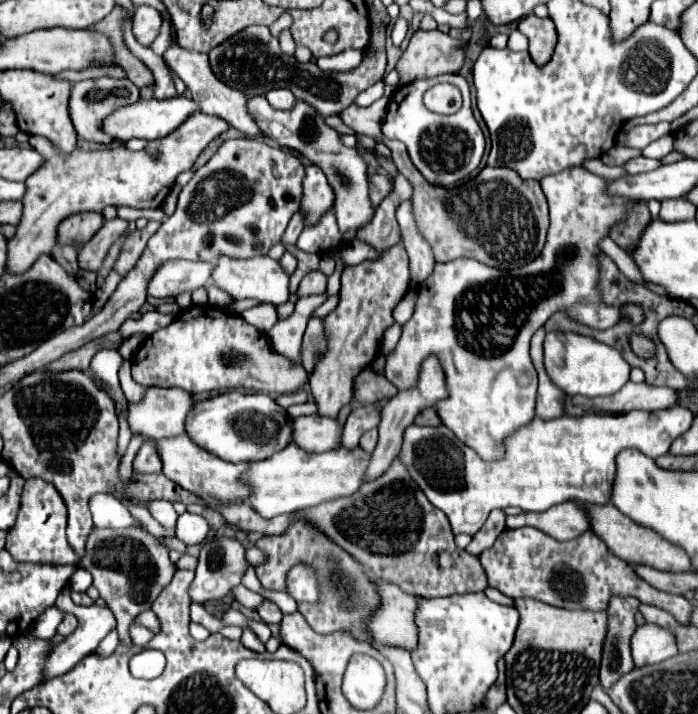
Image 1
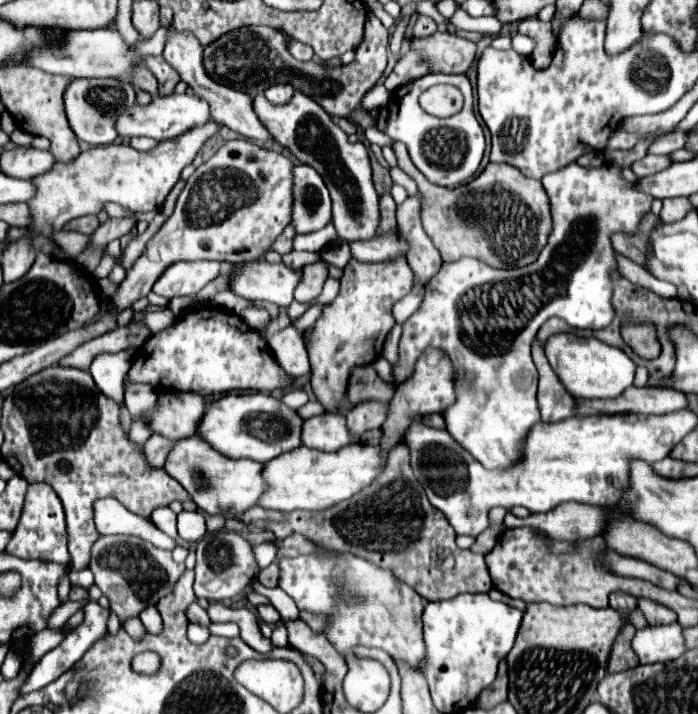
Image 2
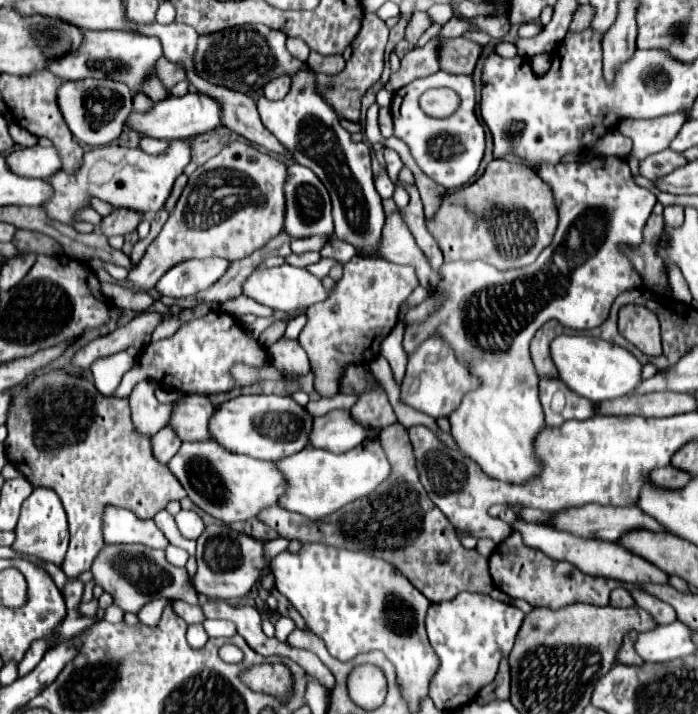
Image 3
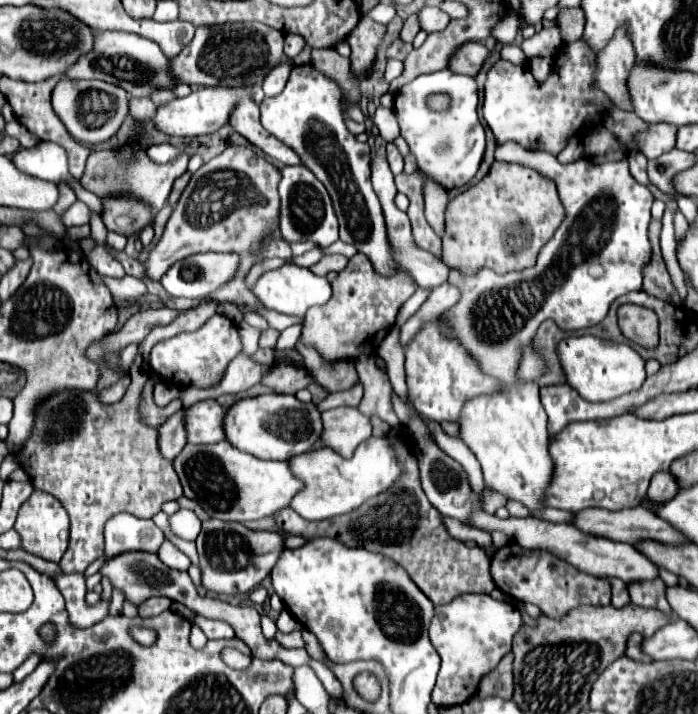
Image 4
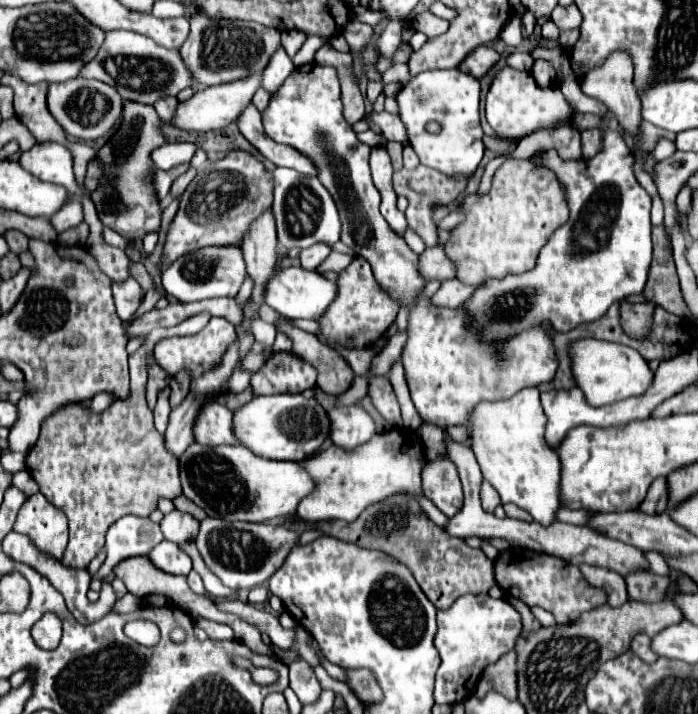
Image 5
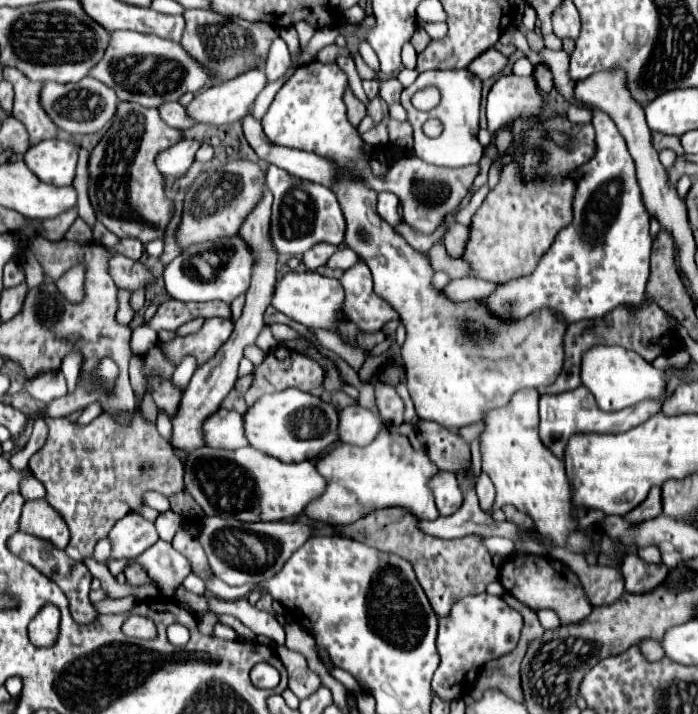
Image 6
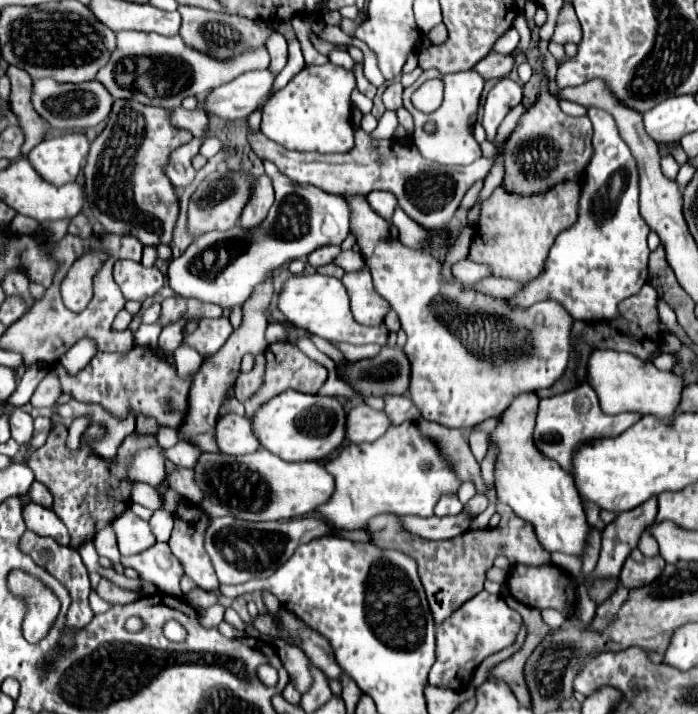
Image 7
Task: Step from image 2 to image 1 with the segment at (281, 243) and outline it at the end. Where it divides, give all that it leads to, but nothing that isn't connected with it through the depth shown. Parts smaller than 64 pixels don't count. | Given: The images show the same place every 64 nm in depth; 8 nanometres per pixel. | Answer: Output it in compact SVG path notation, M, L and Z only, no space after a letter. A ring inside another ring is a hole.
M298 212L292 216L292 220L290 220L290 224L288 224L288 228L286 228L286 232L284 232L284 236L282 236L282 246L284 248L288 248L290 244L294 244L296 240L298 240L298 236L300 236L300 232L304 230L304 224L302 224L302 220L300 220L300 216L298 216Z

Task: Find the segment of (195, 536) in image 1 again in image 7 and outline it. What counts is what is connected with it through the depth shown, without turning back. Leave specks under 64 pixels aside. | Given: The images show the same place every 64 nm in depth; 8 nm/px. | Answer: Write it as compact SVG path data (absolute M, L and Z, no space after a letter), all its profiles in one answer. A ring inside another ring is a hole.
M156 510L148 524L150 524L152 534L156 536L158 542L166 542L170 538L170 532L172 532L172 514L170 512Z

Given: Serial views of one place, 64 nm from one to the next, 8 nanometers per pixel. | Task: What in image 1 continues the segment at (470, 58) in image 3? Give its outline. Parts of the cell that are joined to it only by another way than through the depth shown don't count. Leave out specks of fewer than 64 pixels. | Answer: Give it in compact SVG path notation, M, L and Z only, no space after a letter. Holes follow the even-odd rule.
M418 30L396 68L404 72L404 84L416 78L460 72L466 62L466 48L468 42L462 38L452 38L440 30Z

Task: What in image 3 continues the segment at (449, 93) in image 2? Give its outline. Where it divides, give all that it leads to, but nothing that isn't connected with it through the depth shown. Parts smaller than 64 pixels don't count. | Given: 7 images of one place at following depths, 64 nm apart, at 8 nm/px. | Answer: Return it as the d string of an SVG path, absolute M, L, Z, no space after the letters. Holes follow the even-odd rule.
M436 88L436 90L428 90L424 92L424 96L420 98L420 106L426 114L436 116L436 118L444 118L450 116L456 108L458 108L460 100L456 96L454 90L450 88Z

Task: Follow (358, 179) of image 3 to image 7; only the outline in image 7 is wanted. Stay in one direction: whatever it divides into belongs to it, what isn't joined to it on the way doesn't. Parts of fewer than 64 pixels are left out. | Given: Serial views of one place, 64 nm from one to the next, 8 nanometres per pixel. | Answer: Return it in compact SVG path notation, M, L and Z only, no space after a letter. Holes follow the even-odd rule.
M324 64L306 66L262 108L262 134L288 150L350 152L354 146L354 126L350 124L350 94L356 78L350 70ZM356 196L356 200L348 200L348 204L352 204L352 232L356 234L356 244L366 258L374 288L396 310L402 330L408 336L404 352L408 352L408 360L412 360L410 396L412 402L420 408L422 418L446 428L470 430L490 416L500 416L518 394L550 388L556 380L562 378L572 352L570 332L574 324L574 318L566 312L566 308L562 308L562 304L556 300L544 300L530 308L520 308L508 306L506 298L494 298L472 288L464 288L456 276L444 278L442 262L434 254L410 252L410 248L404 248L398 240L392 240L388 222L368 206L364 196ZM524 340L532 340L532 344L536 344L536 352L532 352L528 360L500 360L500 364L492 364L498 362L498 358L508 358L524 350Z

